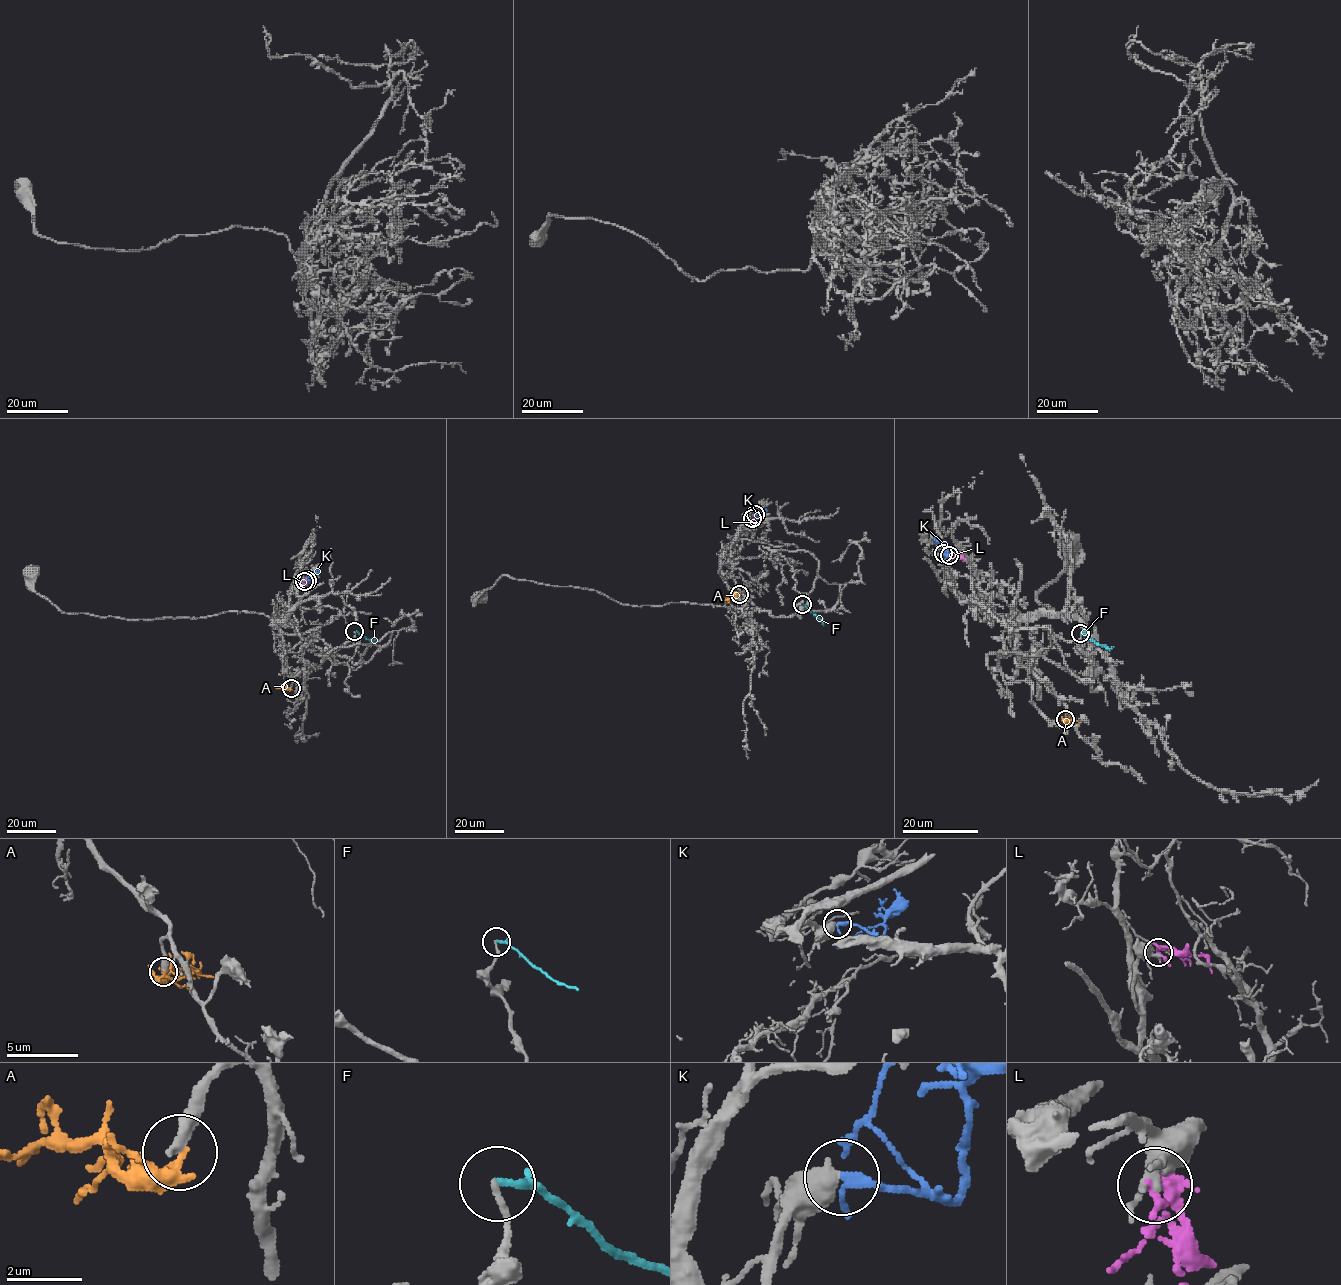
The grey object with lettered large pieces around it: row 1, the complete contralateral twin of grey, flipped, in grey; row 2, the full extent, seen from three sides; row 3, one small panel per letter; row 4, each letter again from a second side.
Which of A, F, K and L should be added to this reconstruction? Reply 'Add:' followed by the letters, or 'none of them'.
Add: K

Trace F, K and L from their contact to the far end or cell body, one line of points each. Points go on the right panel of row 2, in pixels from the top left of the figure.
F: (1080, 633), (1095, 643), (1108, 648), (1113, 646)
K: (942, 554), (948, 555), (933, 538)
L: (949, 556), (961, 557), (963, 561)

